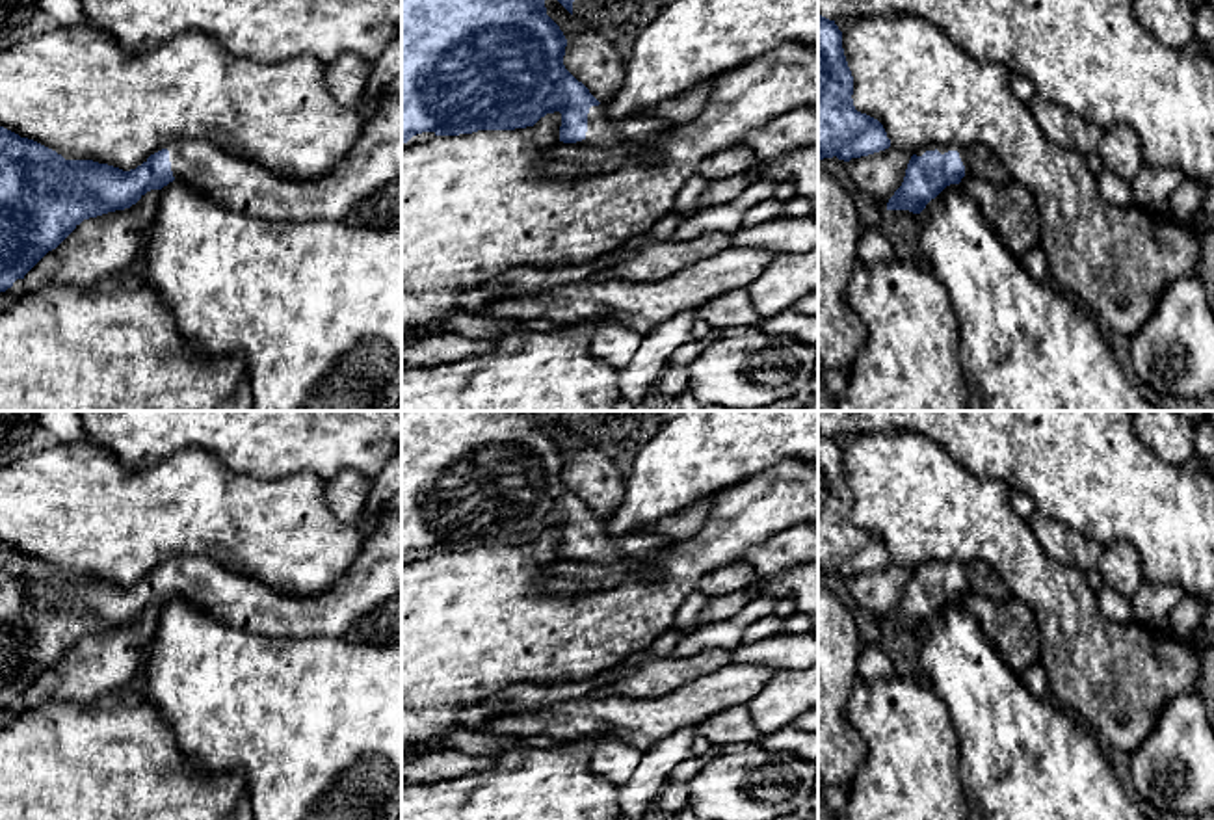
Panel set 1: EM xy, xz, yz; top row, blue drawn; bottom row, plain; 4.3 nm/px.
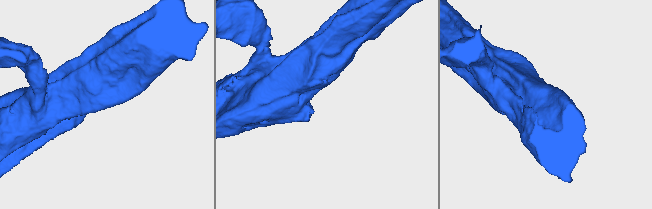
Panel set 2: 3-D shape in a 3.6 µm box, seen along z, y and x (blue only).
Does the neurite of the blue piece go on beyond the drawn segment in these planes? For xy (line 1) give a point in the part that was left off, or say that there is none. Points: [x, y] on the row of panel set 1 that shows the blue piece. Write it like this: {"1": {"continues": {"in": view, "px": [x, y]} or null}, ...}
{"1": {"continues": {"in": "xy", "px": [376, 158]}}}

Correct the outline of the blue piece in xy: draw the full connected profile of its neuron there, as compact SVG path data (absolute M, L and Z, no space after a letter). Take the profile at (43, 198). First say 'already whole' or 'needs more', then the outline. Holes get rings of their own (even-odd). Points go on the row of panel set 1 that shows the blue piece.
needs more | M402 93L381 100L377 112L366 121L351 152L329 175L310 180L286 180L249 160L232 156L212 139L180 139L171 149L151 154L130 171L93 160L65 160L56 151L0 126L0 292L13 286L52 249L56 249L84 219L136 205L147 192L162 190L173 180L188 182L234 212L271 221L327 219L346 221L363 199L402 177Z

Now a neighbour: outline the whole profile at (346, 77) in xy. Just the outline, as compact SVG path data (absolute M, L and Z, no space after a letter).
M344 52L327 67L325 84L342 106L351 106L361 100L372 69L372 61Z

